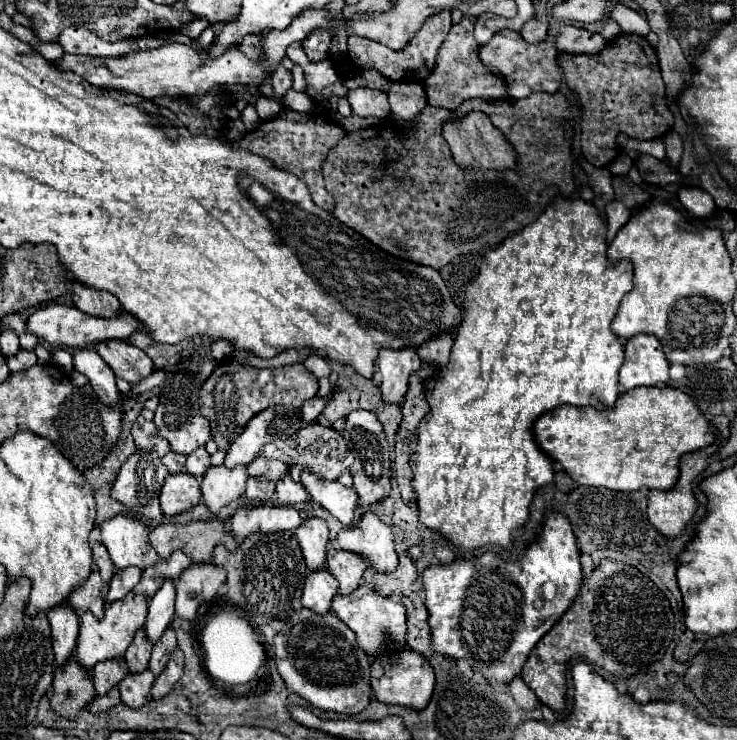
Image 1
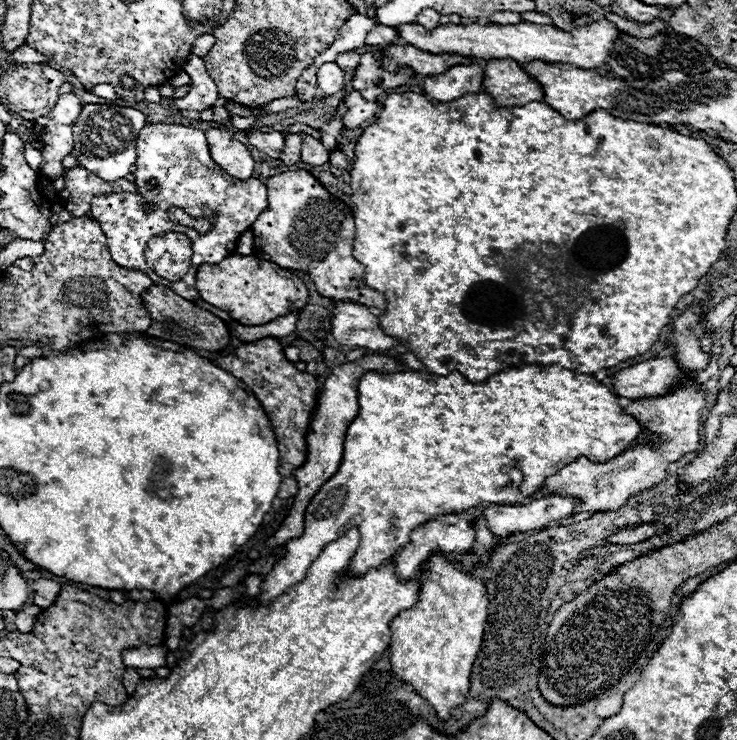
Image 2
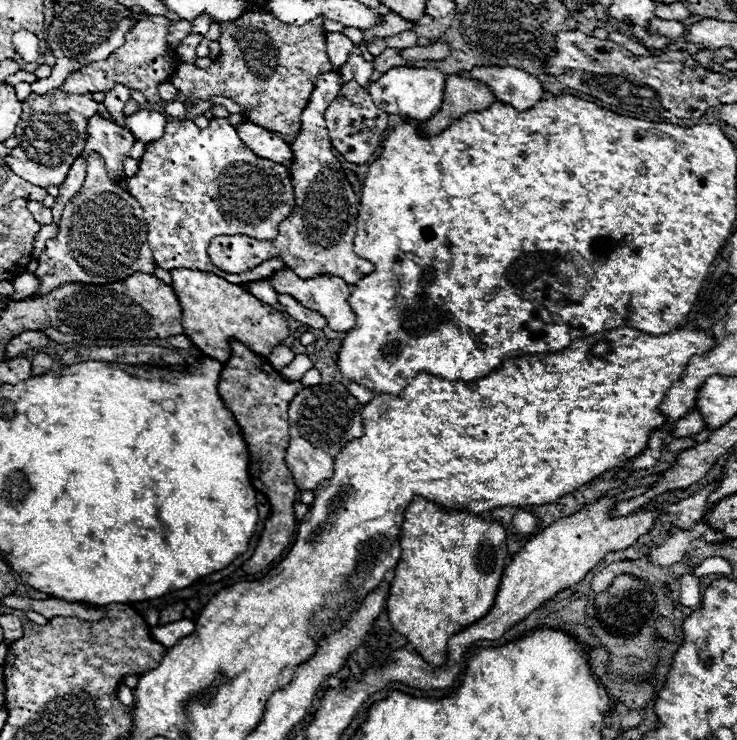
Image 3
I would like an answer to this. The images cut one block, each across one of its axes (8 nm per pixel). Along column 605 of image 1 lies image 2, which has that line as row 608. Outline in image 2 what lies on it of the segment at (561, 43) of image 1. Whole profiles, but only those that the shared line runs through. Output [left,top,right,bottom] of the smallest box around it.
[32,578,60,610]

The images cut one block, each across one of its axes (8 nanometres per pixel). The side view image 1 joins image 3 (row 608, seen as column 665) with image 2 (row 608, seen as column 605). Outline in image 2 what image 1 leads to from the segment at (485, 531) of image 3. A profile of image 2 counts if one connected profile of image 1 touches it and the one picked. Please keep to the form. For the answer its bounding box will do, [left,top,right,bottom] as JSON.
[390,552,488,720]

